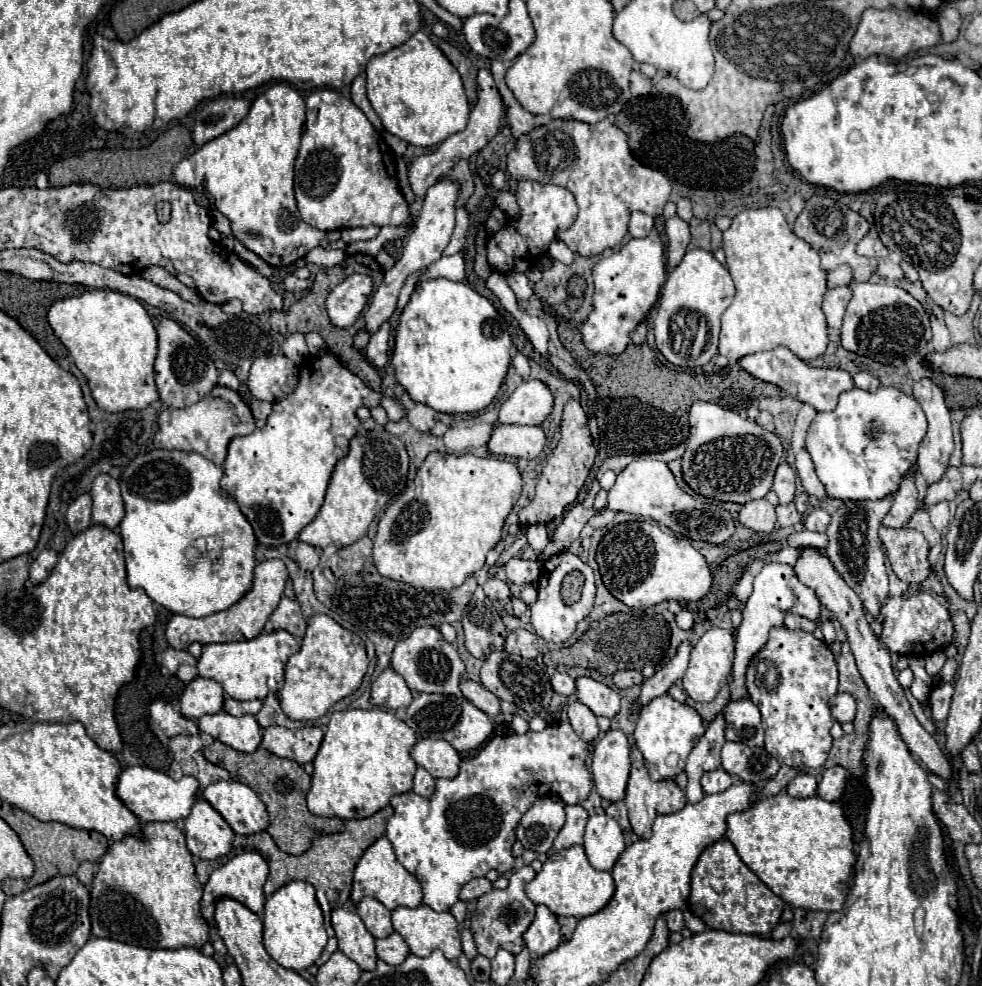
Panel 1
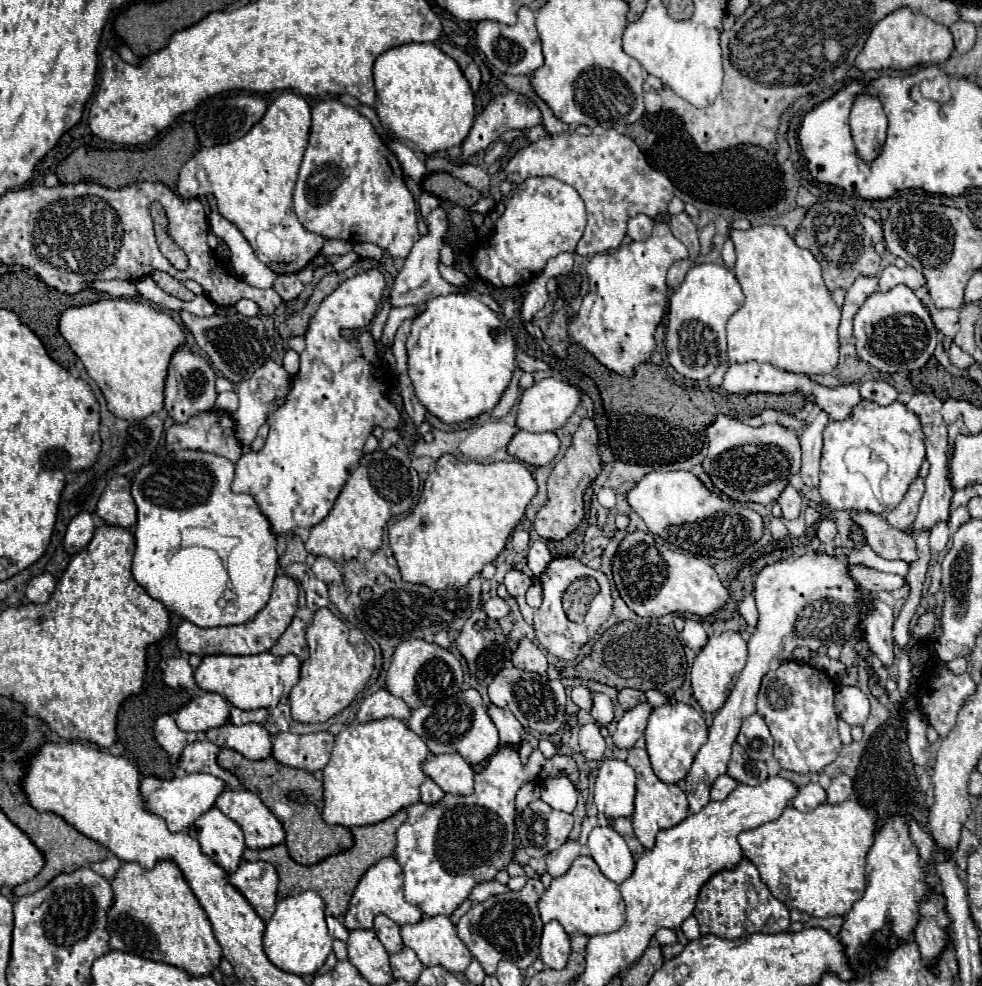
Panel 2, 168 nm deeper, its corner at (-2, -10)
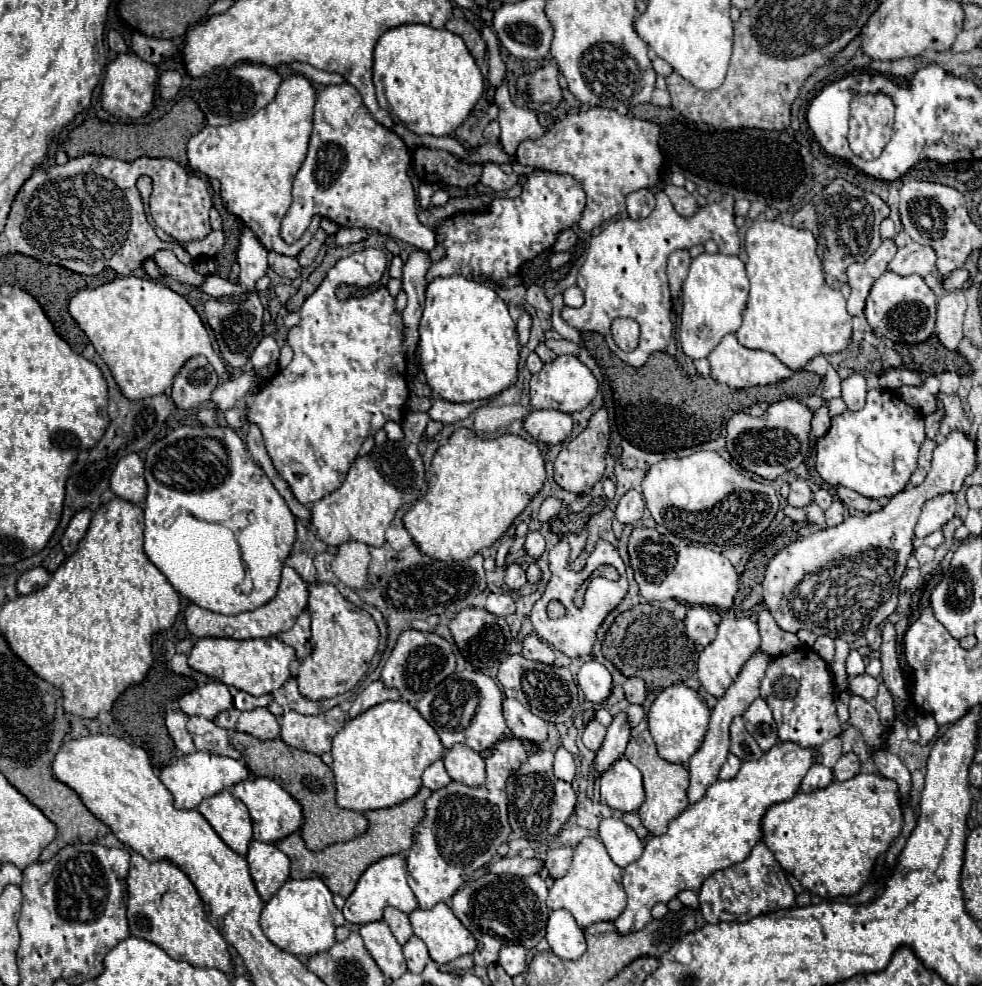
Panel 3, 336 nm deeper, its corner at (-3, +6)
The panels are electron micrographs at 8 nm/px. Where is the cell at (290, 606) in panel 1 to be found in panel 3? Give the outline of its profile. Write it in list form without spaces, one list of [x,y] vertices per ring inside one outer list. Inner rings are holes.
[[[303,610],[303,612],[299,614],[299,618],[295,620],[295,624],[293,624],[291,630],[279,632],[279,634],[277,634],[277,638],[279,638],[281,642],[285,642],[285,644],[289,644],[289,646],[295,648],[299,660],[303,660],[305,656],[311,654],[311,644],[309,644],[309,638],[311,638],[309,622],[311,622],[311,620],[309,620],[309,612]]]

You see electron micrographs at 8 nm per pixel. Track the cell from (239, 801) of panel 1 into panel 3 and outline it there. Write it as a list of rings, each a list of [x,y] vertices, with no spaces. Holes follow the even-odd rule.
[[[255,778],[255,780],[243,780],[239,784],[235,784],[235,788],[231,790],[231,794],[235,798],[239,798],[251,814],[253,820],[253,838],[261,840],[261,842],[277,842],[283,836],[289,836],[291,832],[297,832],[301,828],[303,816],[301,816],[301,808],[299,802],[295,798],[291,798],[275,780],[271,778]]]

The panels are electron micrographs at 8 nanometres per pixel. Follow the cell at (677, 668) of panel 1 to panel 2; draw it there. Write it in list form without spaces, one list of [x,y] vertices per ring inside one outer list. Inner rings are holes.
[[[642,702],[638,706],[634,706],[632,710],[628,710],[616,726],[616,732],[612,734],[614,746],[620,750],[628,750],[636,744],[636,740],[644,734],[646,724],[648,724],[648,716],[650,716],[652,708],[648,706],[648,702]]]

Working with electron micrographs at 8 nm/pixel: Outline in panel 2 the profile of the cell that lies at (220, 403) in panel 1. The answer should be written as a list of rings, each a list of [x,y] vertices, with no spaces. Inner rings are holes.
[[[216,410],[202,412],[198,416],[192,416],[184,424],[170,426],[166,430],[166,446],[170,452],[178,450],[216,452],[232,462],[236,462],[242,454],[232,418]]]

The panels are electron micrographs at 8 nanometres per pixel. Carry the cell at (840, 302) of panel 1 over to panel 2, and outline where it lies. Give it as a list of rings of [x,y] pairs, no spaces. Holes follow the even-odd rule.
[[[860,276],[848,290],[846,290],[846,302],[842,308],[842,322],[838,328],[840,338],[852,336],[852,318],[864,304],[864,300],[878,292],[878,276]]]

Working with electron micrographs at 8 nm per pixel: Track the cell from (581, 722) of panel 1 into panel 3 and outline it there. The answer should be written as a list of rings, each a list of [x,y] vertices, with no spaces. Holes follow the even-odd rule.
[[[593,718],[593,720],[585,726],[585,730],[583,730],[583,744],[585,744],[589,750],[597,752],[597,750],[601,748],[603,740],[605,740],[605,726],[599,724],[599,722]]]

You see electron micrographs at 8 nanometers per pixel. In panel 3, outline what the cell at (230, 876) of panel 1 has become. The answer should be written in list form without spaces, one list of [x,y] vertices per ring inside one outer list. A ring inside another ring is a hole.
[[[251,840],[245,860],[259,896],[263,902],[271,900],[271,896],[279,892],[283,882],[289,878],[289,858],[275,848],[275,844]]]

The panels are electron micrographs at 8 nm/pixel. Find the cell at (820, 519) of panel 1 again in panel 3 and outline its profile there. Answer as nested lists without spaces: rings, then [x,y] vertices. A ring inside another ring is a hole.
[[[835,500],[831,504],[831,508],[825,510],[825,518],[827,518],[827,526],[837,526],[843,522],[843,514],[845,514],[845,508],[839,500]]]

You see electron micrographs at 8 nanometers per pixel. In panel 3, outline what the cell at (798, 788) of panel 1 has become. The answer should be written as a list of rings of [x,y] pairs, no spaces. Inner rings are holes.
[[[813,764],[801,782],[801,792],[813,792],[819,788],[827,788],[831,782],[833,782],[831,768],[823,764]]]

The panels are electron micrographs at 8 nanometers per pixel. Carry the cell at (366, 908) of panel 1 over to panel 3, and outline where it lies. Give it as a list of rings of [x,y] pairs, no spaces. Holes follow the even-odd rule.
[[[387,906],[385,912],[383,912],[383,920],[391,928],[391,932],[393,932],[393,936],[397,938],[399,944],[405,944],[413,936],[411,924],[409,924],[409,918],[407,918],[405,912],[401,912],[401,910],[393,908],[393,906]]]

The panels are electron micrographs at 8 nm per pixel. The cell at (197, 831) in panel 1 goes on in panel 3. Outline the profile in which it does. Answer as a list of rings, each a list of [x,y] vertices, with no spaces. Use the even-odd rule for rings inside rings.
[[[219,792],[215,796],[205,798],[197,806],[197,810],[233,852],[241,856],[247,854],[247,846],[253,838],[253,832],[251,816],[241,800],[233,798],[229,792]]]

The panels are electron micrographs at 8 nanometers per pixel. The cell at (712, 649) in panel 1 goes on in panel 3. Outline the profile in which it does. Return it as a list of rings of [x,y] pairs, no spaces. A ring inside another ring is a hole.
[[[723,618],[717,626],[717,638],[707,644],[697,660],[697,678],[701,686],[715,698],[721,698],[725,690],[733,684],[737,678],[741,666],[747,662],[747,658],[759,648],[761,638],[757,632],[757,624],[751,622],[751,618]]]

